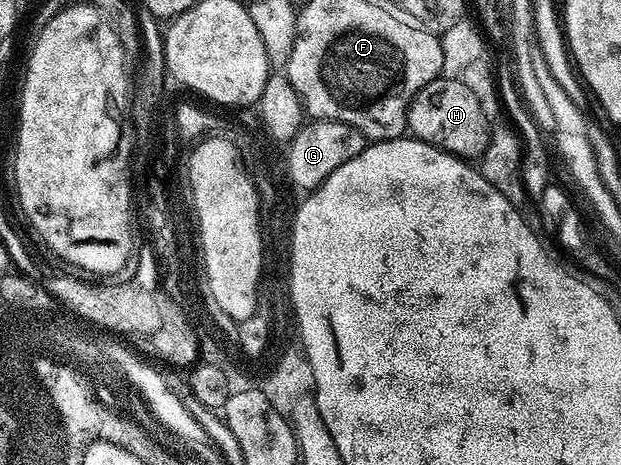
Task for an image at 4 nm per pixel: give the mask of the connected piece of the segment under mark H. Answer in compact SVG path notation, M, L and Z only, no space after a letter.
M440 77L425 85L413 97L406 125L410 135L421 142L431 143L449 154L471 160L480 157L489 143L489 120L483 107L482 101L462 79Z

